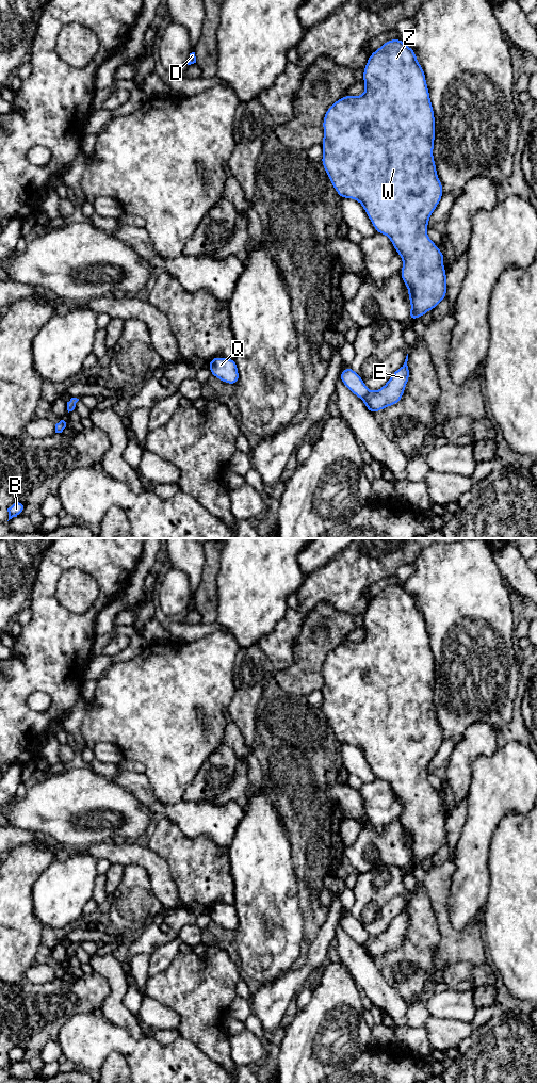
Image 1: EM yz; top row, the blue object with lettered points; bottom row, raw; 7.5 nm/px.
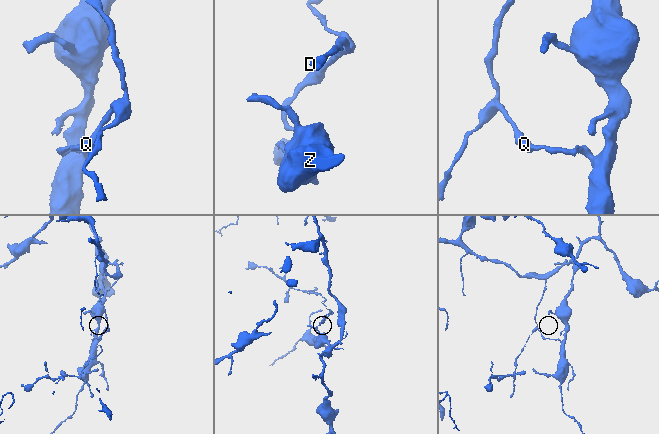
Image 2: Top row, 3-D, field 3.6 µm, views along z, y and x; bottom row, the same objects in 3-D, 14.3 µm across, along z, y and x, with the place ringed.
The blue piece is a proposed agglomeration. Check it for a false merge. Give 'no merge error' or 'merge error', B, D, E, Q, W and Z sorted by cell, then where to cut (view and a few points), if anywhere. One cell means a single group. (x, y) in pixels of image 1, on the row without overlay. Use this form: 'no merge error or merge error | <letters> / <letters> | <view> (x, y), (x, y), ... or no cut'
merge error | B D Q / E W Z | yz (368, 936), (362, 944)

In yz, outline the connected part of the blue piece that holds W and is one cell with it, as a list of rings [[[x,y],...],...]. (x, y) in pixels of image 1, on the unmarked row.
[[[388,585],[381,593],[370,600],[368,609],[363,614],[363,626],[365,637],[361,642],[343,642],[335,649],[332,649],[325,659],[323,664],[324,683],[322,688],[323,704],[321,709],[325,713],[325,717],[332,729],[336,738],[343,744],[353,744],[359,747],[369,762],[375,776],[388,781],[392,791],[397,797],[398,802],[403,805],[403,812],[401,823],[408,834],[409,846],[411,855],[409,866],[416,867],[418,862],[423,861],[437,853],[446,843],[446,818],[443,811],[444,801],[437,793],[437,791],[428,783],[427,774],[428,765],[437,754],[440,745],[443,742],[443,733],[440,725],[437,722],[435,706],[433,702],[434,688],[435,688],[435,661],[429,645],[429,636],[427,633],[425,619],[423,613],[417,608],[417,601],[412,594],[406,592],[403,585]]]

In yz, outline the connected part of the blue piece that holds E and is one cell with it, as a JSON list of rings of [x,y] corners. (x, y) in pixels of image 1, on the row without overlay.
[[[408,900],[404,910],[391,921],[384,933],[377,937],[368,937],[364,941],[362,944],[363,949],[371,959],[392,952],[401,947],[410,921],[407,907]]]

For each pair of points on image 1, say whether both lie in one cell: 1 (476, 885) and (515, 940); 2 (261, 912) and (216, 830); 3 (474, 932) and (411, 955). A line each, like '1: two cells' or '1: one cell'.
1: two cells
2: two cells
3: two cells

